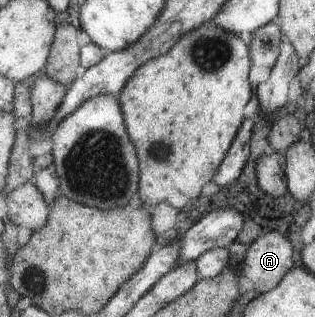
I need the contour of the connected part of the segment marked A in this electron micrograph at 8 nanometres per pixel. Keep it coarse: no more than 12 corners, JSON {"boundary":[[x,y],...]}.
{"boundary":[[280,231],[258,236],[242,274],[259,294],[294,268],[294,245]]}

